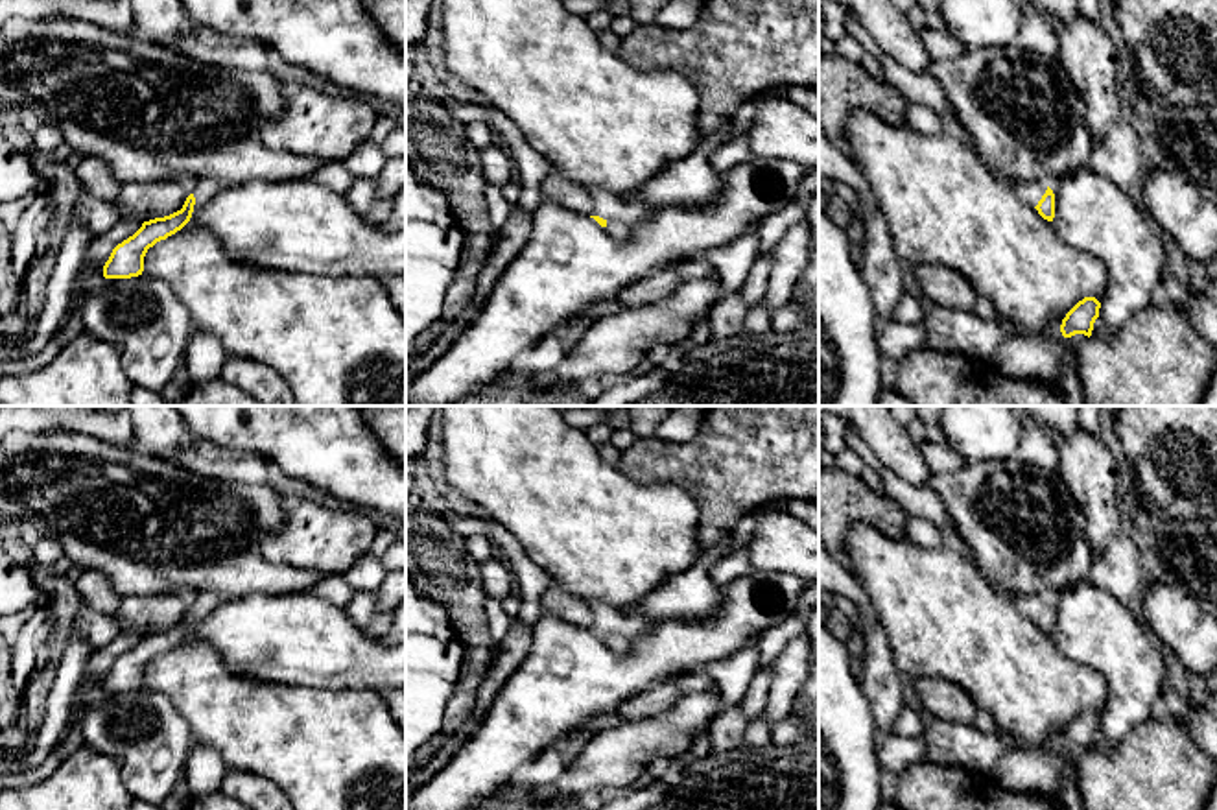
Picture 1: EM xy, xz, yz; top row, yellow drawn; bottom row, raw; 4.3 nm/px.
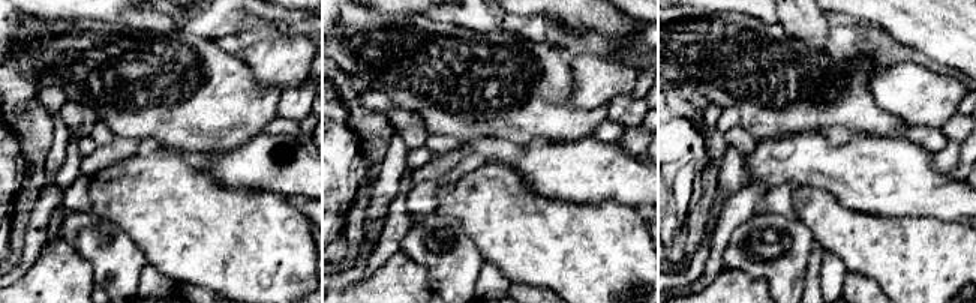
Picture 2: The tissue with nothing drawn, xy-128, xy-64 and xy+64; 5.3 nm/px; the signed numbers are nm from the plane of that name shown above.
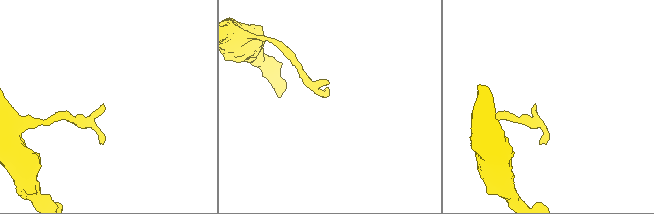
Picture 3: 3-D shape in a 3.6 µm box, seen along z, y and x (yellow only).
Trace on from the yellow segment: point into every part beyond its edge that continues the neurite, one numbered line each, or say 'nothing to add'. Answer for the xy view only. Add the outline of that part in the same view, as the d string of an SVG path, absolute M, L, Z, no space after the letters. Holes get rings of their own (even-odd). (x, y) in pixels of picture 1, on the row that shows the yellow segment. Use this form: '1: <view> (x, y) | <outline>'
1: xy (203, 189) | M197 179L190 183L195 201L205 203L221 190L216 179Z

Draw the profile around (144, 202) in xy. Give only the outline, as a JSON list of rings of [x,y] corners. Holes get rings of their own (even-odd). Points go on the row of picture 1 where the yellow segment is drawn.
[[[188,181],[122,183],[114,205],[118,220],[149,221],[181,210],[190,194]]]

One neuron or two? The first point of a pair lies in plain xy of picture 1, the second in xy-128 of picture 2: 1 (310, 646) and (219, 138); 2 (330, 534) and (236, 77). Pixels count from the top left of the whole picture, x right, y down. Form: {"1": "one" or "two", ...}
{"1": "two", "2": "two"}

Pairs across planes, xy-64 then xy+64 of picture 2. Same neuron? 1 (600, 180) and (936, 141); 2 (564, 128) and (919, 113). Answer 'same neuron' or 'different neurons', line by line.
1: different neurons
2: different neurons

